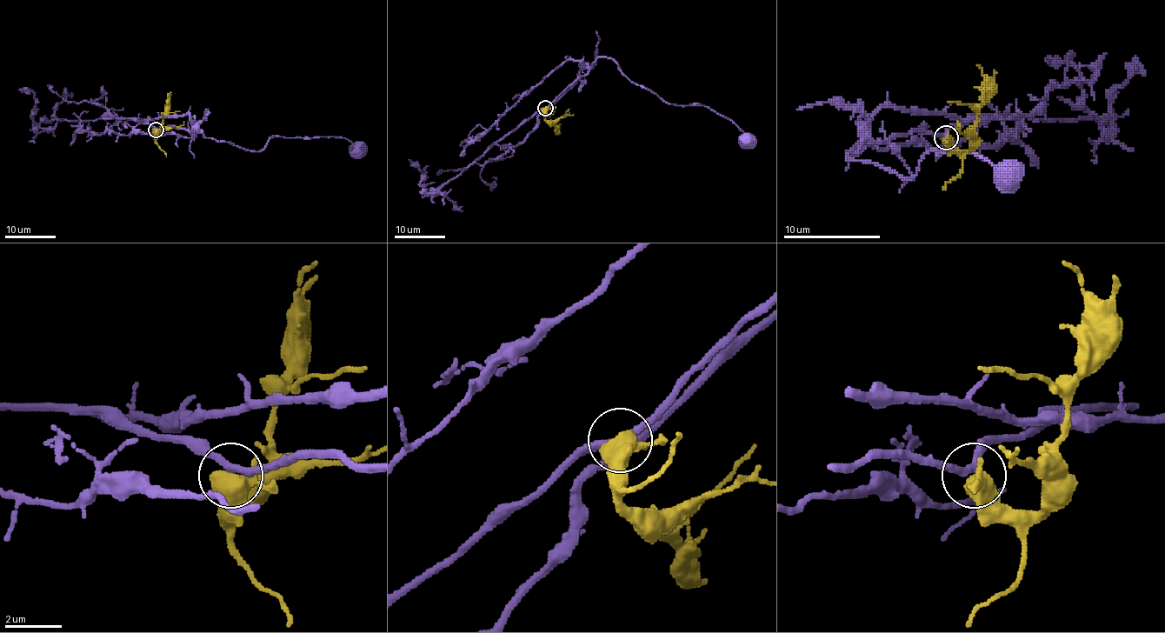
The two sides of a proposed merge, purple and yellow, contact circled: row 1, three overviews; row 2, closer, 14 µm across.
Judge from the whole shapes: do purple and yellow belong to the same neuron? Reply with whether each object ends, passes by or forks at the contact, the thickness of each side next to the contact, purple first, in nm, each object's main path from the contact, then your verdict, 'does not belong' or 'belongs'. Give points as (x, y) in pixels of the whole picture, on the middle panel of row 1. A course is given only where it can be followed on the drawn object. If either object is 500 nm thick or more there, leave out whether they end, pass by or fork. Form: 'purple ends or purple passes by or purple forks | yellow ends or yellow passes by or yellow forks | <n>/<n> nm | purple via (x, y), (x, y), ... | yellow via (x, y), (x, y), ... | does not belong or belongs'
240/500 nm | purple via (545, 108), (583, 76), (598, 57), (608, 57), (631, 81), (665, 102), (704, 105), (728, 118), (748, 142) | yellow via (545, 108), (547, 120), (556, 128), (561, 124) | does not belong

